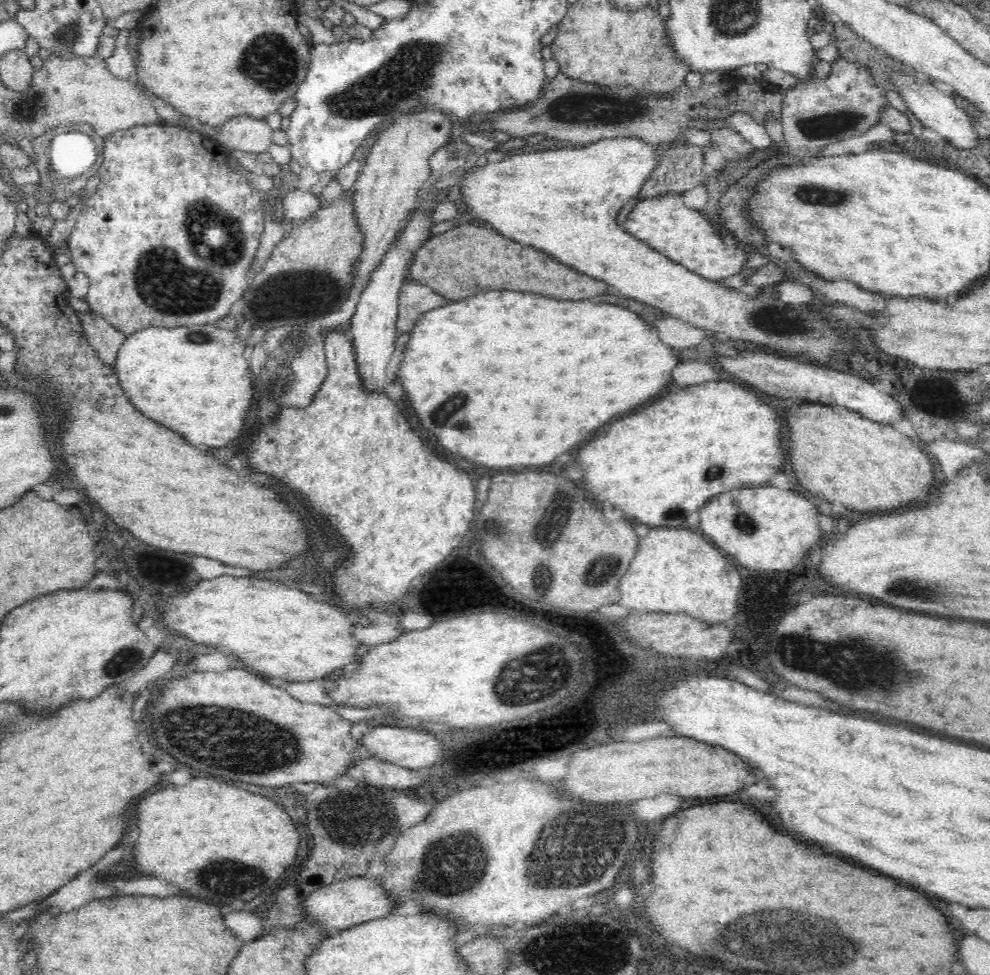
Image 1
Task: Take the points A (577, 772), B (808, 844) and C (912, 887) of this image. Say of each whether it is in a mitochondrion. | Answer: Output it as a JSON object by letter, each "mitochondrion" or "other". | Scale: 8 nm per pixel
{"A":"other","B":"other","C":"other"}

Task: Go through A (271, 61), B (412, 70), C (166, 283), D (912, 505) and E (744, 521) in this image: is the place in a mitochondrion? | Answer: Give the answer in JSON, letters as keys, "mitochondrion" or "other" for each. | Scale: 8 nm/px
{"A":"mitochondrion","B":"mitochondrion","C":"mitochondrion","D":"other","E":"mitochondrion"}

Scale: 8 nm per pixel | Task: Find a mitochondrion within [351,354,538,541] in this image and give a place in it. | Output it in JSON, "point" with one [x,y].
{"point":[449,410]}

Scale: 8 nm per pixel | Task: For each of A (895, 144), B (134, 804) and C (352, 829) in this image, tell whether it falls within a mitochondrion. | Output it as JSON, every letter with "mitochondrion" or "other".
{"A":"other","B":"other","C":"mitochondrion"}

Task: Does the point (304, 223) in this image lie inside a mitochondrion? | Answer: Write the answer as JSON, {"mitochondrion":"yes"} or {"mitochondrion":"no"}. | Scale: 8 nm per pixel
{"mitochondrion":"no"}

